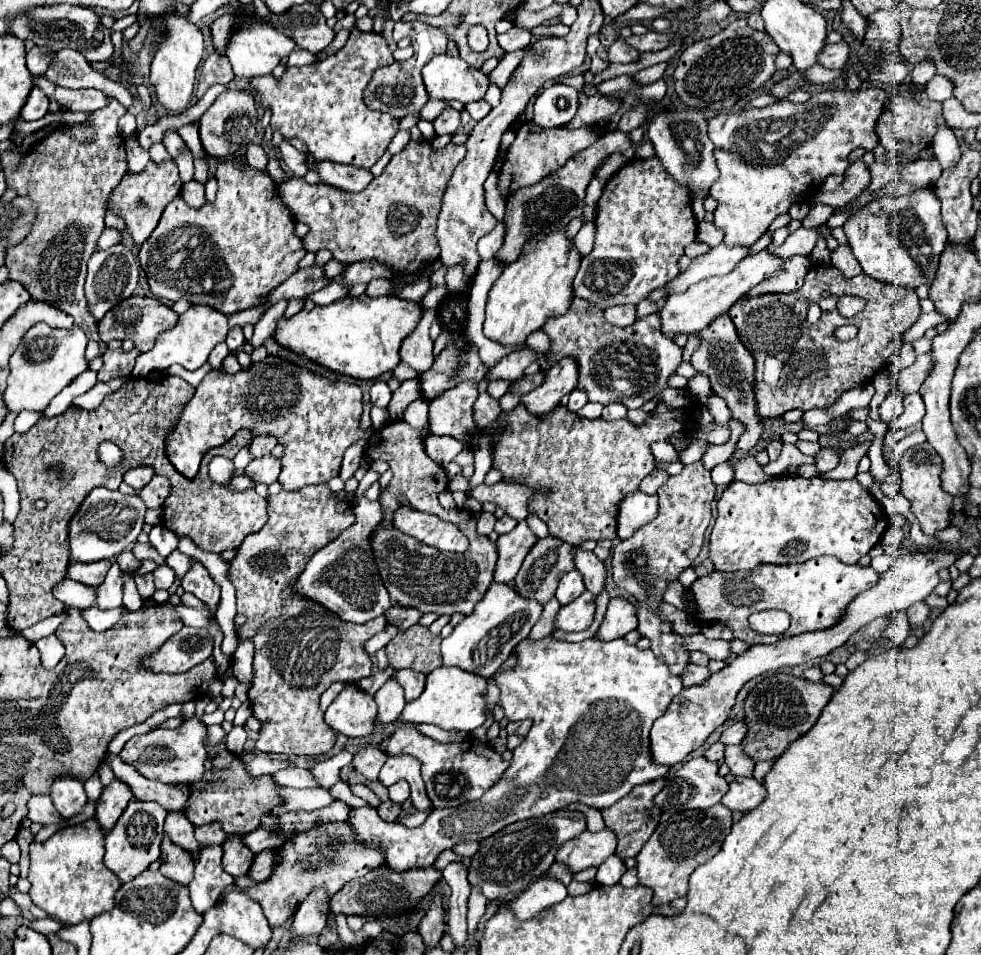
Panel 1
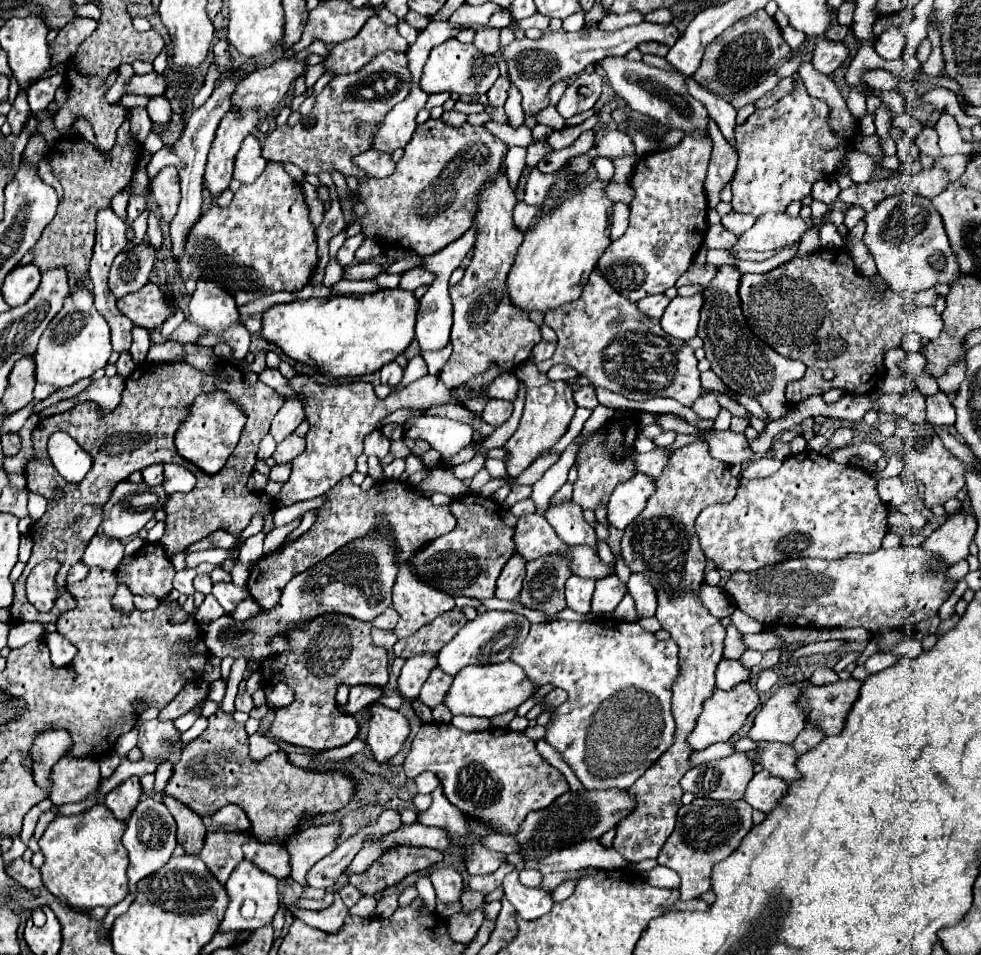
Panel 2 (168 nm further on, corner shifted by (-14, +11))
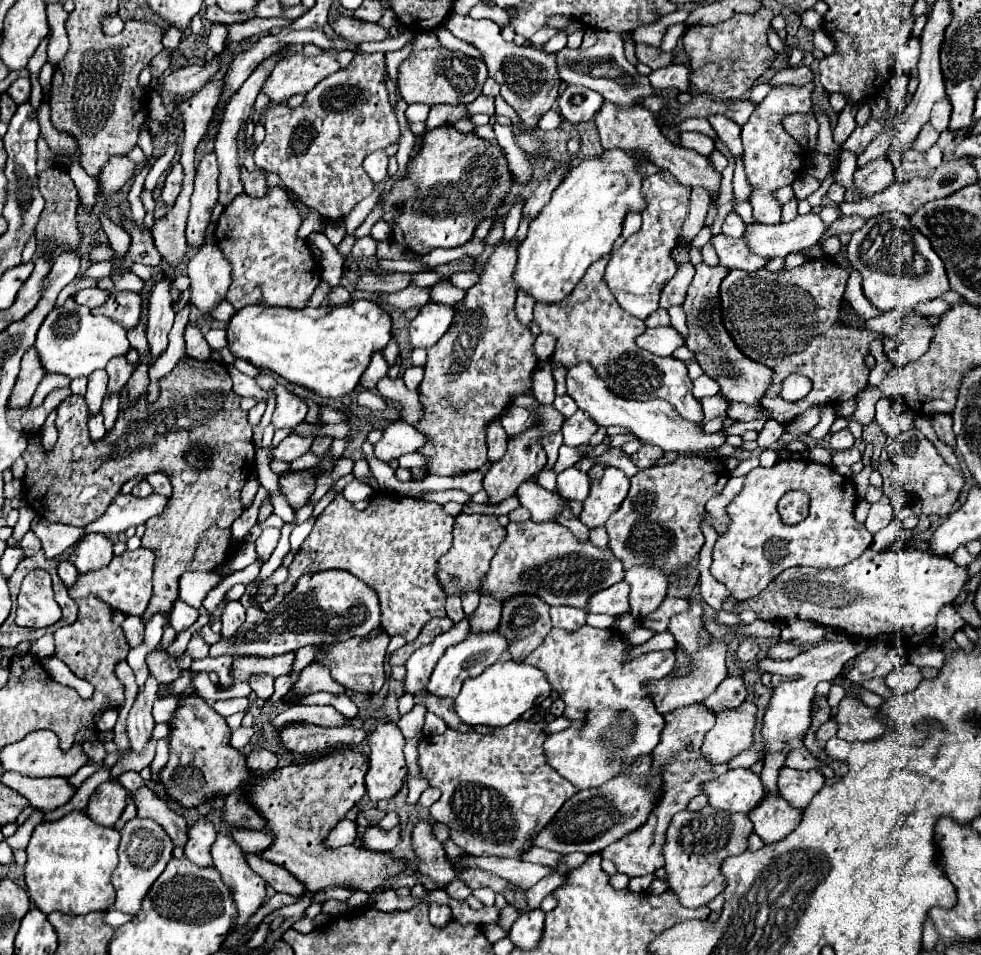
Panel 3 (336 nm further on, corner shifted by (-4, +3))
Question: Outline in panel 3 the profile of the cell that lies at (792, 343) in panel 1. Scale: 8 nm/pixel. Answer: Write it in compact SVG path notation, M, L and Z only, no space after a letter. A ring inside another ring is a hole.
M830 257L810 259L796 269L782 269L776 273L766 269L754 273L732 269L722 281L722 317L728 333L750 359L772 367L776 373L774 385L770 385L770 391L762 399L762 405L772 411L772 419L776 419L778 423L790 423L794 417L816 403L842 403L854 399L868 385L870 371L864 365L864 357L870 353L870 343L874 339L884 341L884 335L866 327L850 327L846 323L840 323L840 307L846 281L848 271L838 267ZM790 375L806 375L812 381L812 391L800 401L784 401L780 397L782 381Z

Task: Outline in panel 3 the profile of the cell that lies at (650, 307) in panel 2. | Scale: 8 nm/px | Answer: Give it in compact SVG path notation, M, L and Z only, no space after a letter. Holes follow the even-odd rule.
M656 309L646 321L646 327L660 327L660 325L668 325L670 323L670 317L668 317L668 311L664 309Z

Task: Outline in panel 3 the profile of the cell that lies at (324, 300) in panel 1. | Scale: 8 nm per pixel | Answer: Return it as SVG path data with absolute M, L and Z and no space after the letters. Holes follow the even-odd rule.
M434 271L420 272L412 275L412 281L410 285L420 287L430 287L434 281L445 280L450 282L450 276L442 276Z

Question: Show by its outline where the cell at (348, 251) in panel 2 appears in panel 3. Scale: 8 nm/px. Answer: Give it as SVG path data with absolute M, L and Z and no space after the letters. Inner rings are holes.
M362 237L362 239L356 239L350 255L356 257L356 259L368 259L368 257L374 255L374 251L376 251L374 239L372 237Z

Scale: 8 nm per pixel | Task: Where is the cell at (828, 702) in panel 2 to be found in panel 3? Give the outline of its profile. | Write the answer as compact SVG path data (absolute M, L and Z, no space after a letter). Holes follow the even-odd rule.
M844 695L838 711L830 715L838 725L836 737L844 741L872 741L884 733L884 725L874 719L876 709L864 705L852 695Z

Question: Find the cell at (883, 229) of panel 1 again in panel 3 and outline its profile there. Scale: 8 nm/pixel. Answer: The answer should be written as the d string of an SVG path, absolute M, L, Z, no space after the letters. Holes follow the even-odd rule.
M882 213L864 223L848 243L848 261L862 273L862 289L868 301L882 309L912 309L948 291L948 279L942 259L934 253L928 237L912 227L910 217L902 213Z

